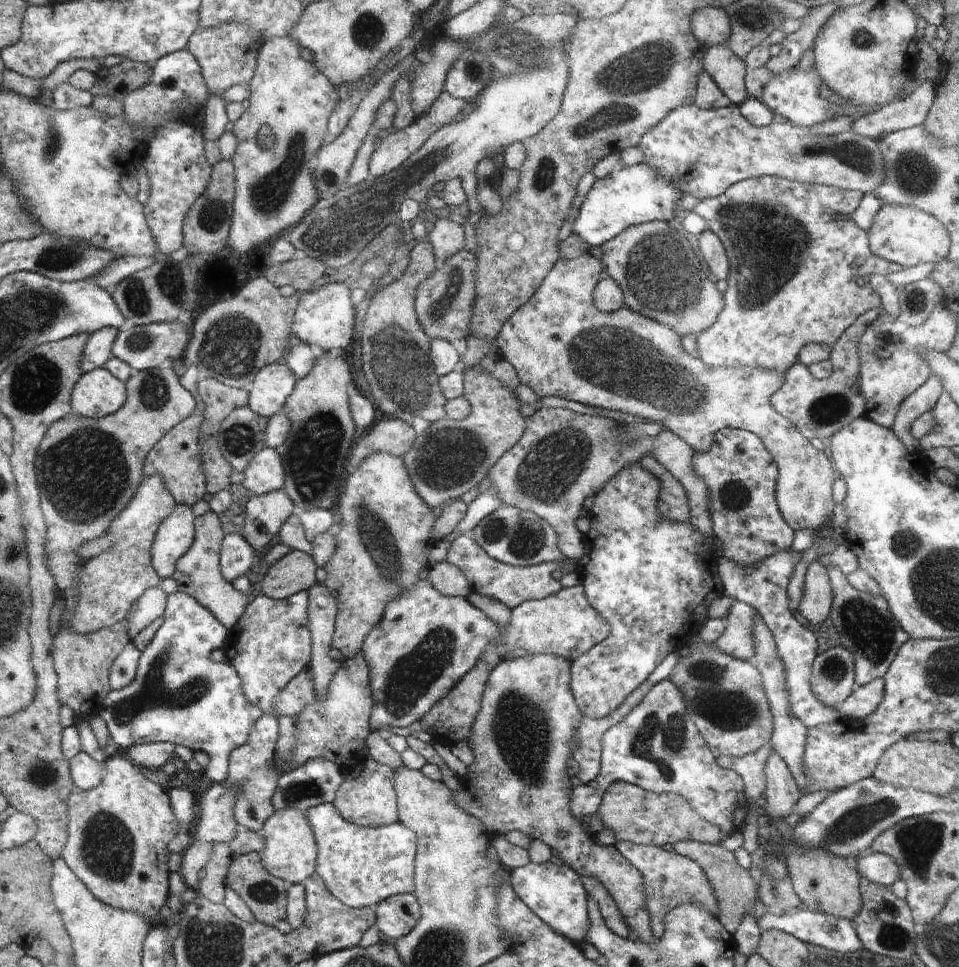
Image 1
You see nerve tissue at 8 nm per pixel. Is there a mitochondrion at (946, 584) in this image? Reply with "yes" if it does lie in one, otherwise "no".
yes

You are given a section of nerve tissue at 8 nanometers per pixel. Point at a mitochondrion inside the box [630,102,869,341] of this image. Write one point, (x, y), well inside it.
(767, 246)

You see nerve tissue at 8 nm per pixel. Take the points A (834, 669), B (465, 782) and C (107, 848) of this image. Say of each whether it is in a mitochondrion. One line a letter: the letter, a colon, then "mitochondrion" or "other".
A: mitochondrion
B: other
C: mitochondrion

